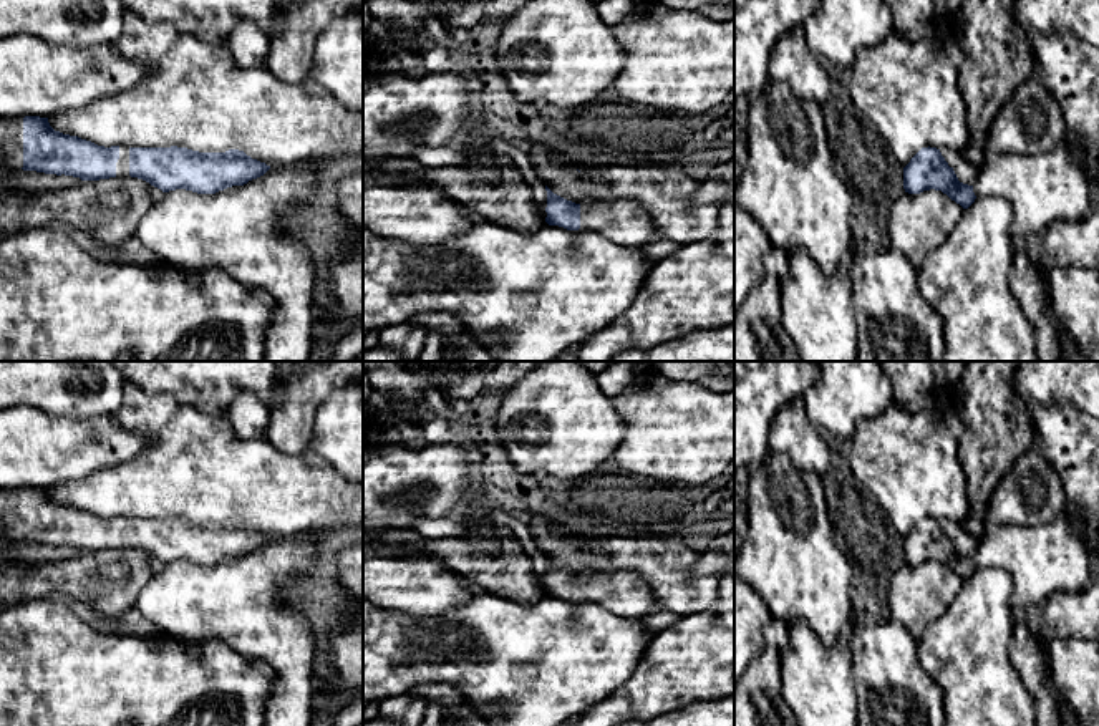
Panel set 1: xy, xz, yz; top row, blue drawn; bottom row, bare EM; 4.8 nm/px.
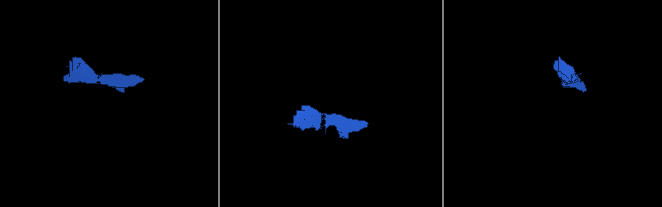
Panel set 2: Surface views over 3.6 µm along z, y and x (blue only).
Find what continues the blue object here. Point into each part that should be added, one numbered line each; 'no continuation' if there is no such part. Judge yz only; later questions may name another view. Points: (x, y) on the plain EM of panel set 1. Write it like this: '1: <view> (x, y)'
1: yz (967, 544)

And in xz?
1: xz (625, 594)

